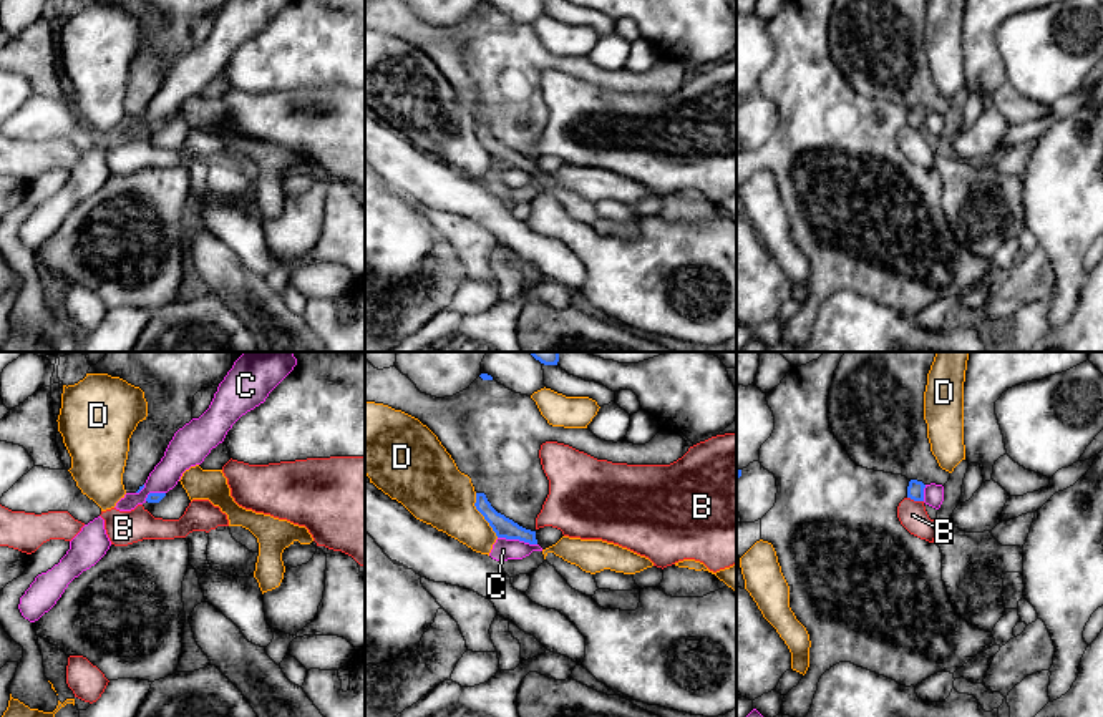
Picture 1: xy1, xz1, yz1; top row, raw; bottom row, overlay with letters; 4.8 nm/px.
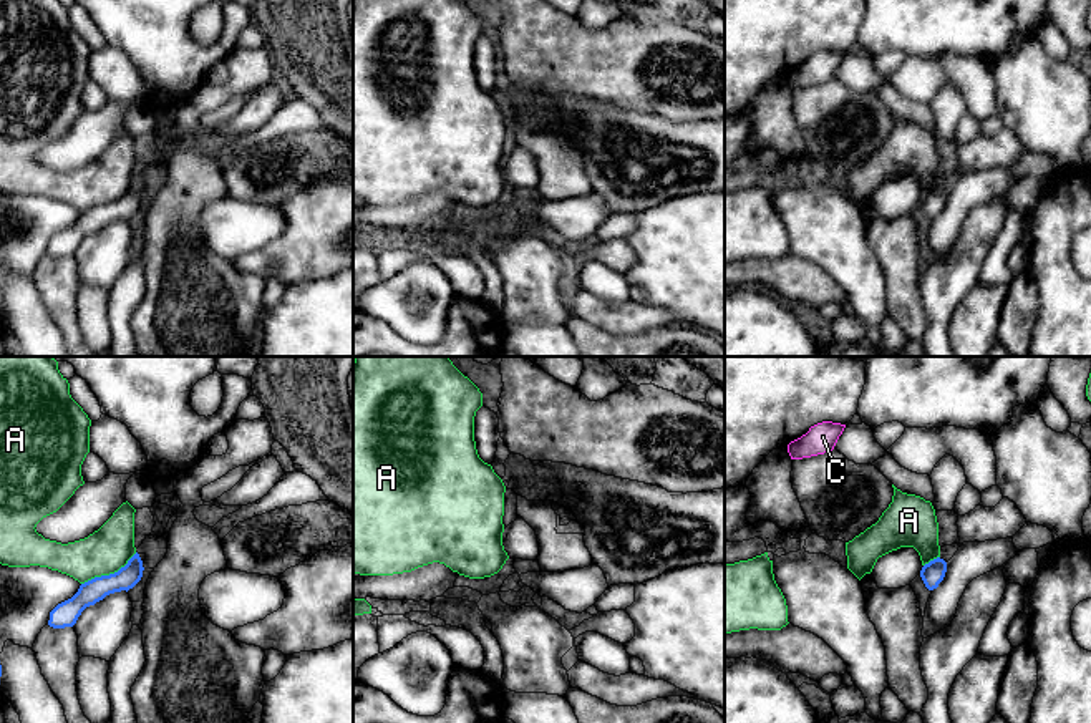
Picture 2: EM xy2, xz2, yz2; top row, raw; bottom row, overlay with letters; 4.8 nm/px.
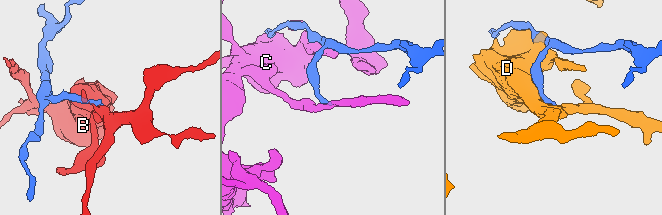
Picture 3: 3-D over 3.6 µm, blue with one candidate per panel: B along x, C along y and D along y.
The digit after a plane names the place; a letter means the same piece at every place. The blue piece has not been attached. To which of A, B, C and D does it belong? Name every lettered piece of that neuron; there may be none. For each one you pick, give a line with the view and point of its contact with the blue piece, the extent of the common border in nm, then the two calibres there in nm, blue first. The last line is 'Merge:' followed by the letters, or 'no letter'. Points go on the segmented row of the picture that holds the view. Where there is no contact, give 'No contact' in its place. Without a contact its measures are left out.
Merge: no letter

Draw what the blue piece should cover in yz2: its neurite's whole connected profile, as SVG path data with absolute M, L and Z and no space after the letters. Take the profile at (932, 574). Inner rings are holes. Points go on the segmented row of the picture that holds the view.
M900 547L879 557L872 569L879 589L900 589L920 575L925 587L933 590L943 580L945 572L943 559L937 557L924 565L914 547Z

